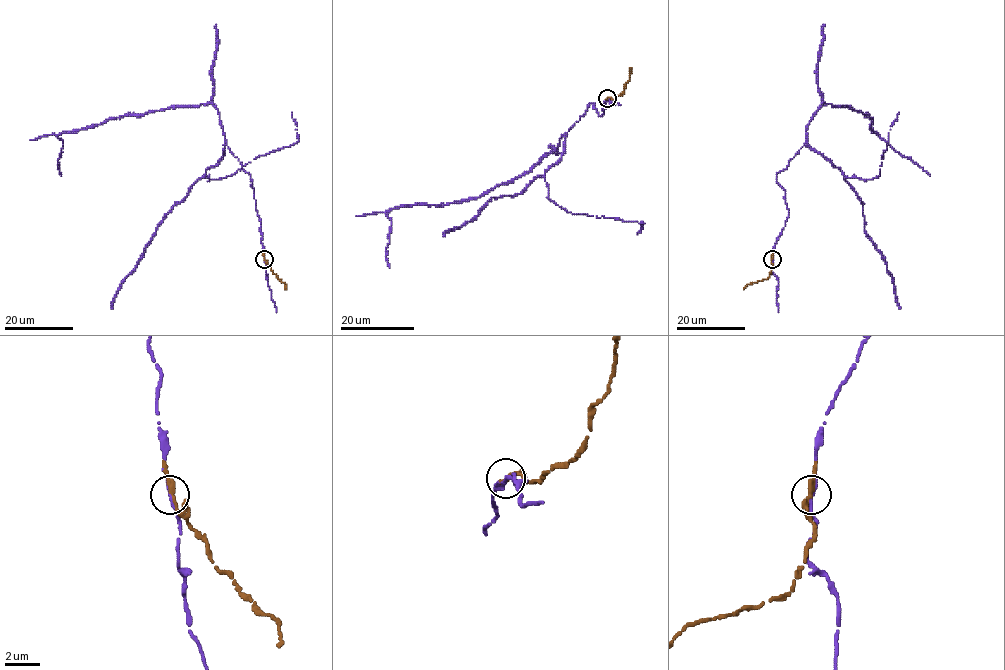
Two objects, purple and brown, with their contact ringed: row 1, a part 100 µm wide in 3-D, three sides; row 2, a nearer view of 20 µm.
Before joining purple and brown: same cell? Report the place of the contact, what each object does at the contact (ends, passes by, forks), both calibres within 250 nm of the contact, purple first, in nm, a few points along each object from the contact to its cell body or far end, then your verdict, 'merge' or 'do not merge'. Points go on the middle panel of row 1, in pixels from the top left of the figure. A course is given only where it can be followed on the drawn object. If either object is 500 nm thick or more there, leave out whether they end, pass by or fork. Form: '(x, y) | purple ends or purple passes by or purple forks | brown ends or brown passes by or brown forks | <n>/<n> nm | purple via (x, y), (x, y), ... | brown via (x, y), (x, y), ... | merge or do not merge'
(607, 98) | purple passes by | brown passes by | 200/260 nm | purple via (607, 99), (601, 115), (592, 102), (558, 146), (510, 181), (478, 197), (390, 210), (390, 268) | brown via (608, 99), (620, 96), (629, 79), (629, 67) | do not merge

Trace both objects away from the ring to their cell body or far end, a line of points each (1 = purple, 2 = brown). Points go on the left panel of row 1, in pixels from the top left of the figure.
1: (264, 259), (250, 174), (226, 143), (218, 110), (210, 102), (128, 114), (61, 132), (61, 176)
2: (264, 259), (285, 284), (284, 290)

